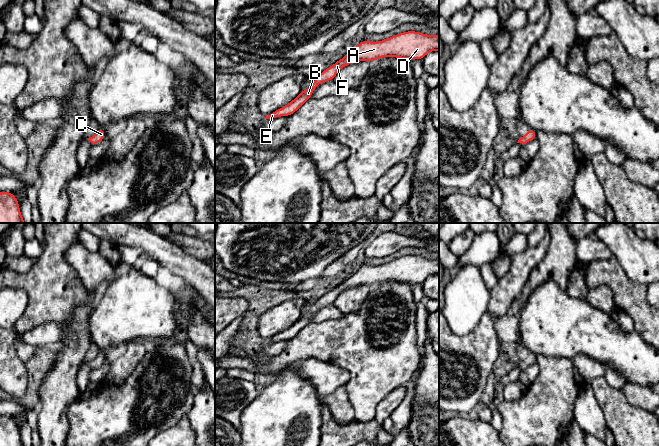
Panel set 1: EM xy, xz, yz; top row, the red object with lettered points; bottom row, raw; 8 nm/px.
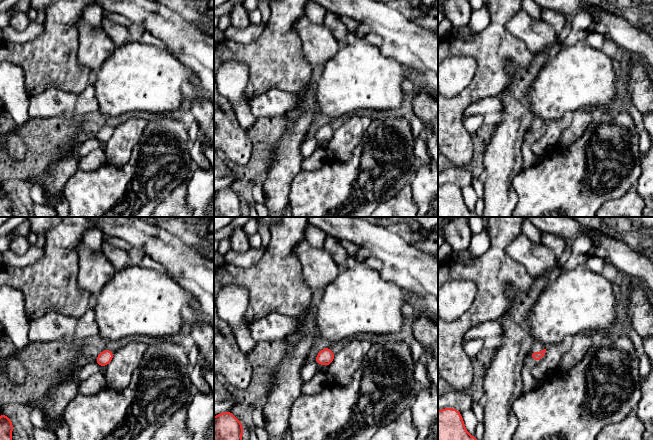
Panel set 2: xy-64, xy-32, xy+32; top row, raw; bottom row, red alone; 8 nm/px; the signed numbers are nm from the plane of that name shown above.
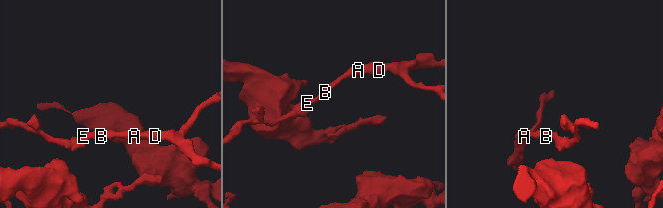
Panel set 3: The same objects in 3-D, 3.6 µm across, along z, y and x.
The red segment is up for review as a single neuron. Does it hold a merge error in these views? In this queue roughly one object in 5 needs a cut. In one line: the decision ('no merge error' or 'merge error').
no merge error

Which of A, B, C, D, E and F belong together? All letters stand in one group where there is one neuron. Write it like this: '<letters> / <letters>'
A B C D E F

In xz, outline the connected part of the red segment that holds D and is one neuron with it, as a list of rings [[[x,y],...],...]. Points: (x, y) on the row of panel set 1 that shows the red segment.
[[[408,31],[380,42],[368,42],[364,40],[345,57],[319,74],[311,86],[303,90],[292,102],[264,118],[273,119],[293,114],[304,102],[311,98],[312,92],[317,88],[319,83],[333,80],[337,72],[348,64],[362,60],[371,62],[386,56],[422,60],[432,50],[439,51],[439,35],[431,36],[415,31]]]

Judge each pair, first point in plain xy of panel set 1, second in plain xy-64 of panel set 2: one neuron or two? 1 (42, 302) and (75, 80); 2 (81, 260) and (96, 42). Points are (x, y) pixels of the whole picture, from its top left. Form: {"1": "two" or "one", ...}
{"1": "one", "2": "one"}

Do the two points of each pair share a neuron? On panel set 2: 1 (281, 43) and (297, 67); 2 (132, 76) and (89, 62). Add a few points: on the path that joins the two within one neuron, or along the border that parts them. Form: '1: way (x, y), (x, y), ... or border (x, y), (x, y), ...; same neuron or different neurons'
1: way (281, 49), (291, 61); same neuron
2: border (115, 48), (97, 73); different neurons

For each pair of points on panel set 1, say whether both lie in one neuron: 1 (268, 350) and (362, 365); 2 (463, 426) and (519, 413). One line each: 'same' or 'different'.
1: different
2: different

